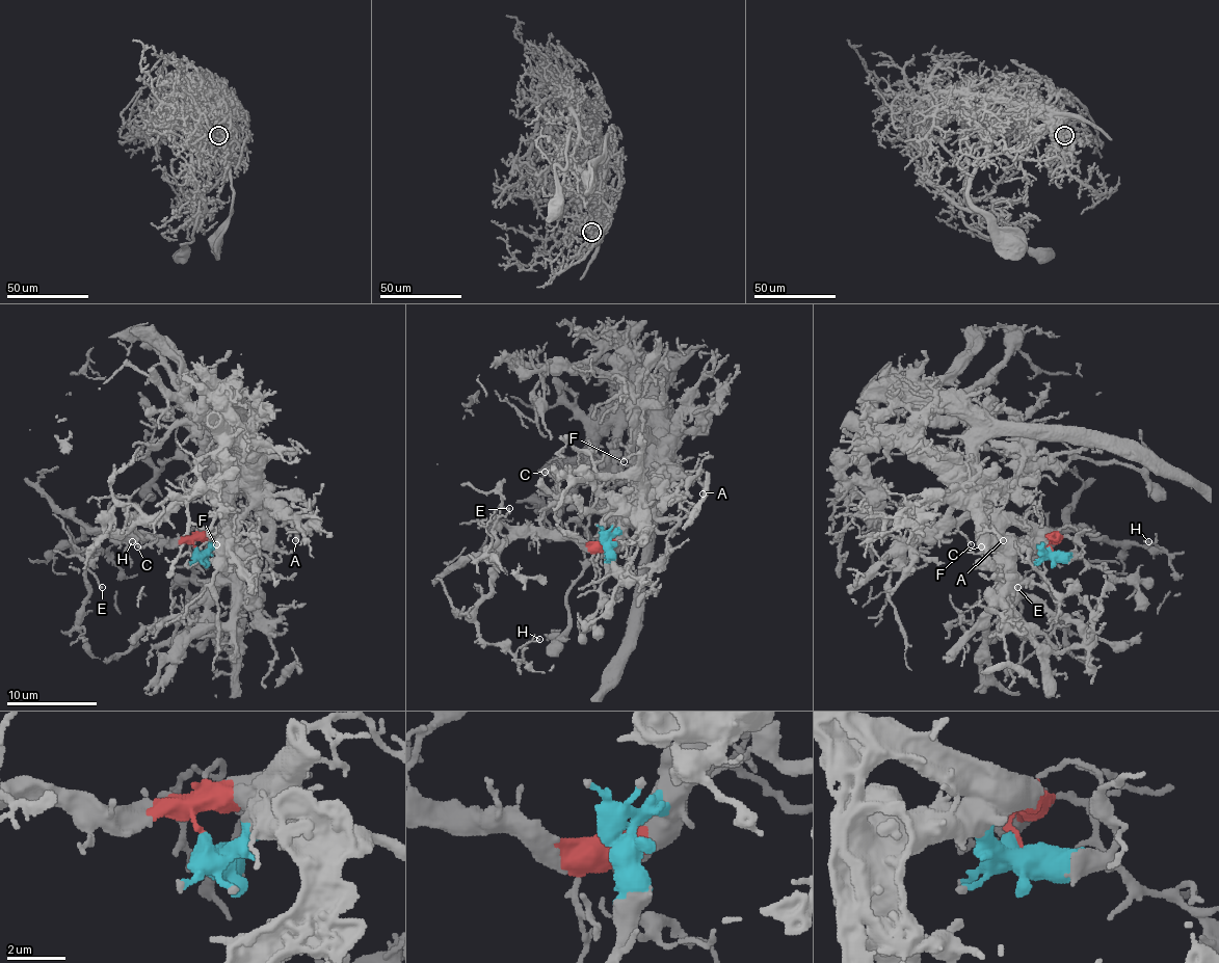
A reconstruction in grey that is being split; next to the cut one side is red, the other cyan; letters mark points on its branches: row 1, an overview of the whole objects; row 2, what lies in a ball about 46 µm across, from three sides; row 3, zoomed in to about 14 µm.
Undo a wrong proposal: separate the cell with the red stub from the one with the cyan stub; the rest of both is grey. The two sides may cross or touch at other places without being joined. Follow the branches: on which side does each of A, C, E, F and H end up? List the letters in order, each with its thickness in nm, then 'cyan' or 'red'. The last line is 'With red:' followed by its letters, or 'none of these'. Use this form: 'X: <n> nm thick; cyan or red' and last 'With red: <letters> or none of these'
A: 320 nm thick; cyan
C: 170 nm thick; red
E: 130 nm thick; red
F: 120 nm thick; red
H: 90 nm thick; red
With red: C, E, F, H

